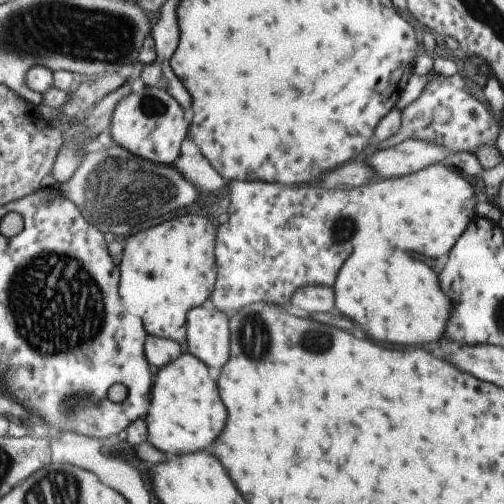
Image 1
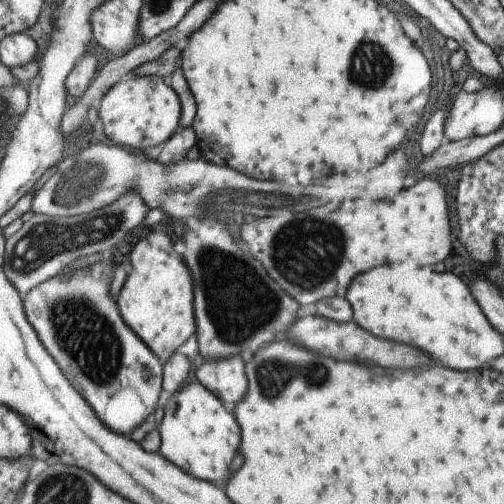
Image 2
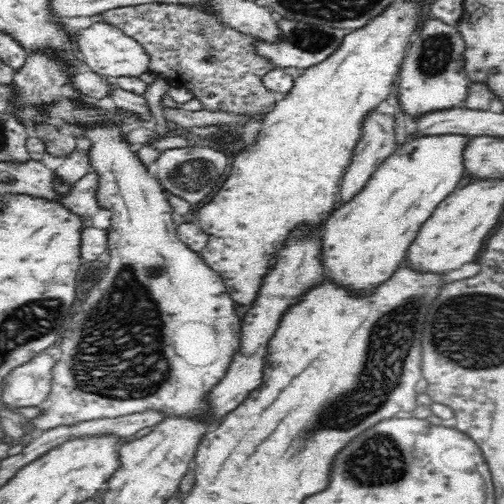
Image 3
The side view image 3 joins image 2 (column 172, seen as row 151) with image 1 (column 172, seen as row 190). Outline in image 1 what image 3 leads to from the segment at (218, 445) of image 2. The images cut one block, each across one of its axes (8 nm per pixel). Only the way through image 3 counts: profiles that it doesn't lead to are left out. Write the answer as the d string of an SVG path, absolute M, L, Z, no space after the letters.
M191 352L179 354L179 358L161 366L151 386L149 410L145 414L147 442L169 456L187 456L203 452L205 446L221 432L225 424L225 406L217 390L215 374L197 360Z

